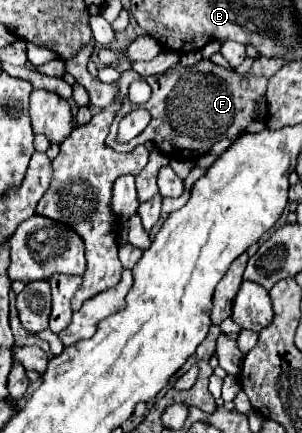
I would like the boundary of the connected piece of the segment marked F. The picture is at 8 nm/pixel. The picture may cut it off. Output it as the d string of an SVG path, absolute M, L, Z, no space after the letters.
M95 41L89 42L83 47L83 50L73 58L73 62L65 62L67 64L67 72L87 88L89 96L91 96L91 105L97 107L107 107L113 104L111 100L119 94L121 96L121 108L115 114L111 124L111 132L107 136L107 144L118 152L130 152L151 140L161 152L173 156L173 154L181 154L187 160L195 160L203 154L207 154L207 150L223 140L237 140L241 134L247 132L247 126L261 122L261 114L259 114L259 98L263 98L267 94L267 78L265 76L249 76L249 74L239 74L239 80L233 80L233 70L221 68L217 64L213 64L211 60L199 60L193 66L181 66L175 64L171 66L167 72L161 72L157 76L149 76L147 82L153 88L153 96L147 104L137 106L137 108L145 108L151 114L151 122L145 128L143 134L135 136L129 143L117 143L119 120L129 114L135 104L129 102L127 98L127 88L133 80L139 80L141 76L137 76L135 70L123 72L121 78L117 80L117 84L106 84L95 80L88 68L88 61L93 52Z

